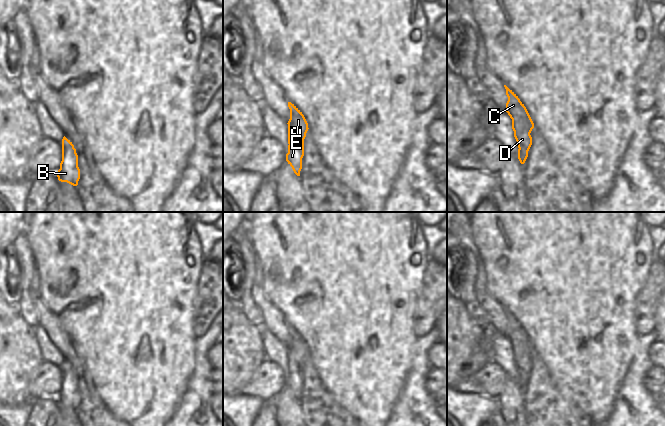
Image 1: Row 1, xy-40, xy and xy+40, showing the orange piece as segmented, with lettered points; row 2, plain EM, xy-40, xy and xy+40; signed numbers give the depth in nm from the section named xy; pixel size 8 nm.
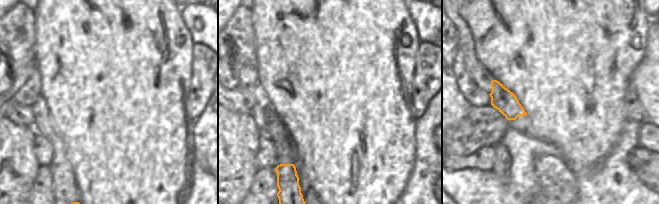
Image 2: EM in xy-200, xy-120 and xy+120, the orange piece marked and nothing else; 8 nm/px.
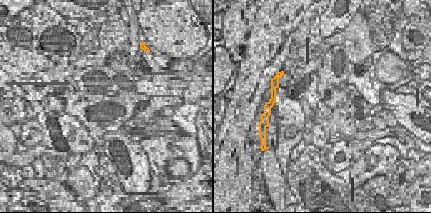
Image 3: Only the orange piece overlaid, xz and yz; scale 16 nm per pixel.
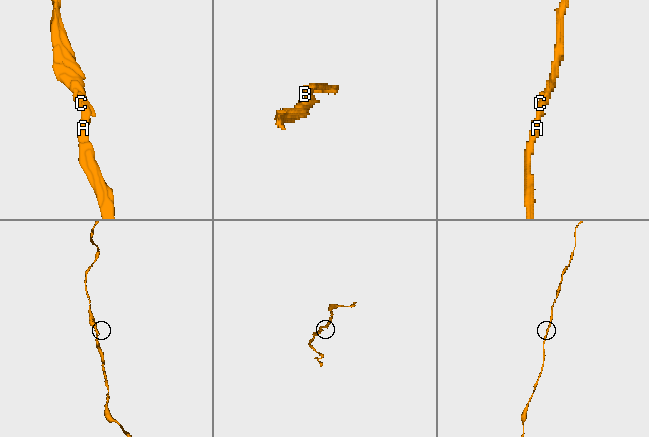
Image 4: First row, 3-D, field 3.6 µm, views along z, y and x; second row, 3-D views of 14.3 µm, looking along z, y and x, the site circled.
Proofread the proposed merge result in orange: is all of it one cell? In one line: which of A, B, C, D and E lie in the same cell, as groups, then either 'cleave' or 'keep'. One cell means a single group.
A B C D E | keep

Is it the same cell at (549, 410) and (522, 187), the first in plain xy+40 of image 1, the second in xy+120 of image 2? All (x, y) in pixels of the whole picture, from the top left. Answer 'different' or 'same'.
different

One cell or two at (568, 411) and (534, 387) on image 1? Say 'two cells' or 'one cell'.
one cell

